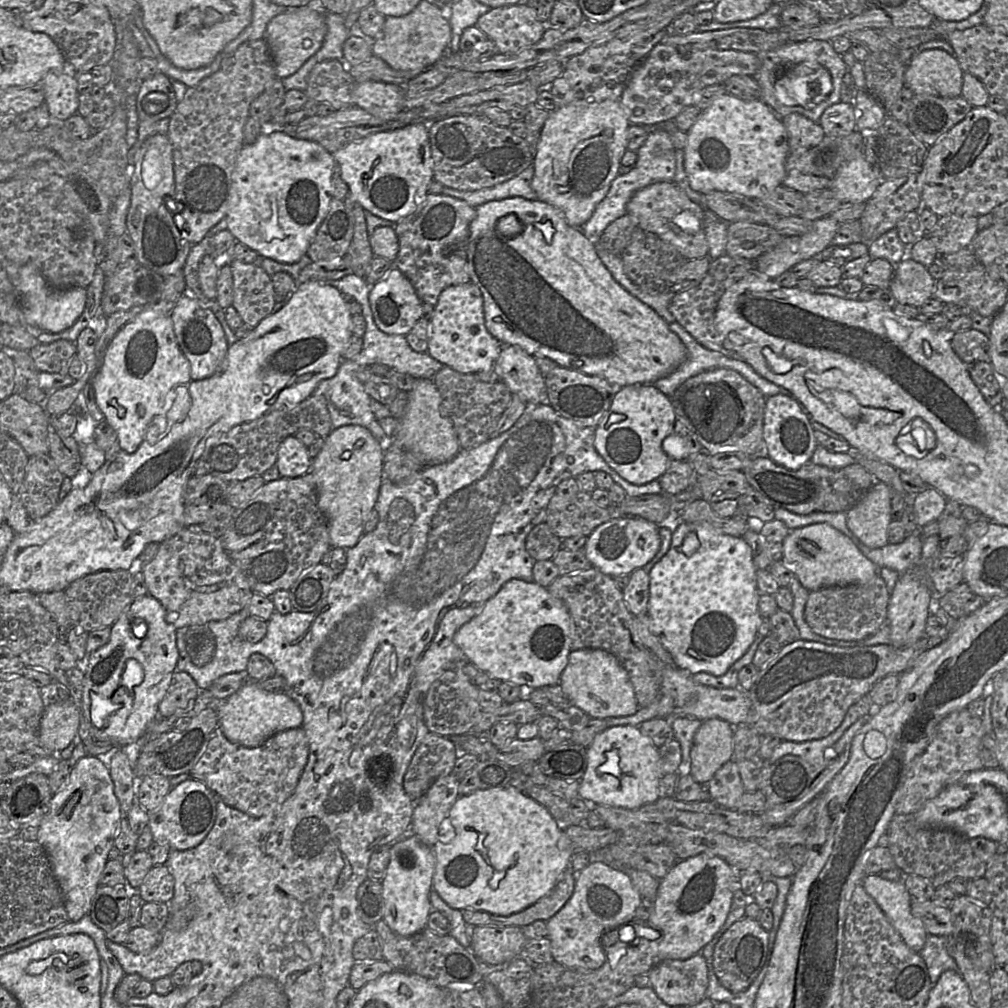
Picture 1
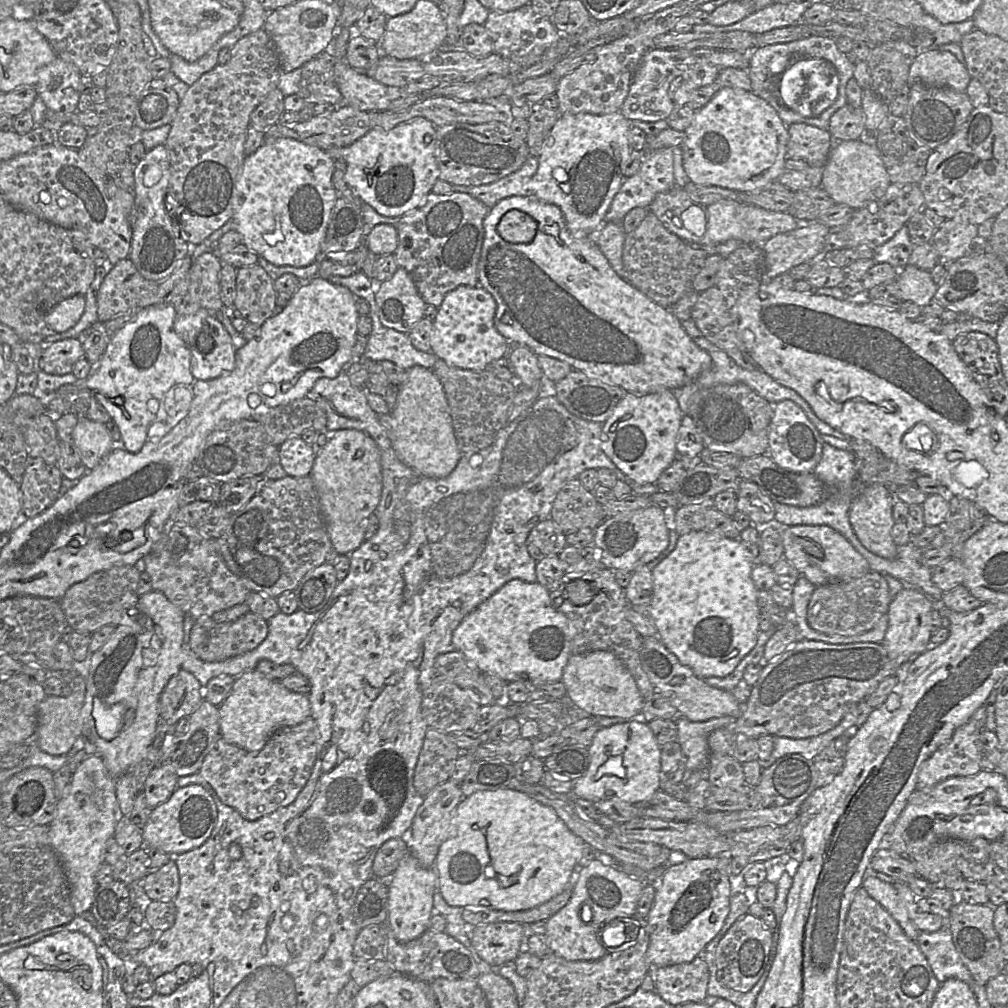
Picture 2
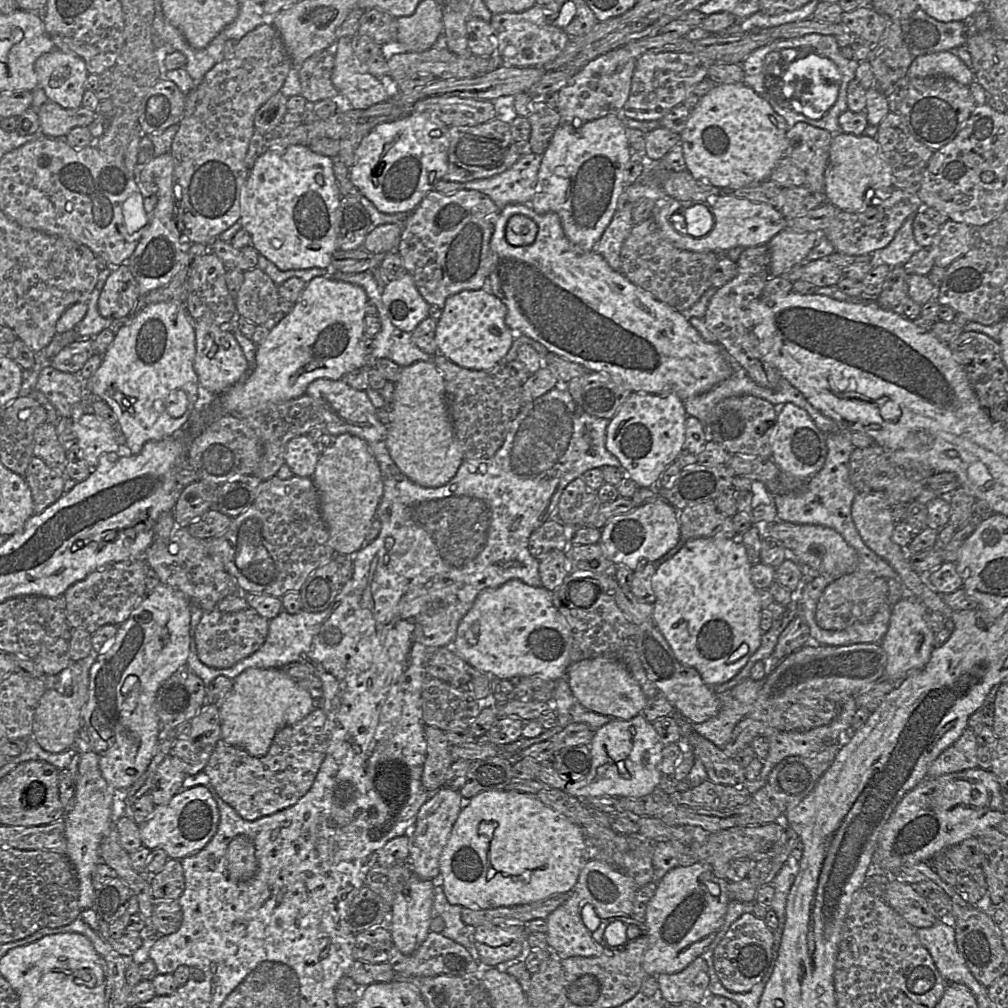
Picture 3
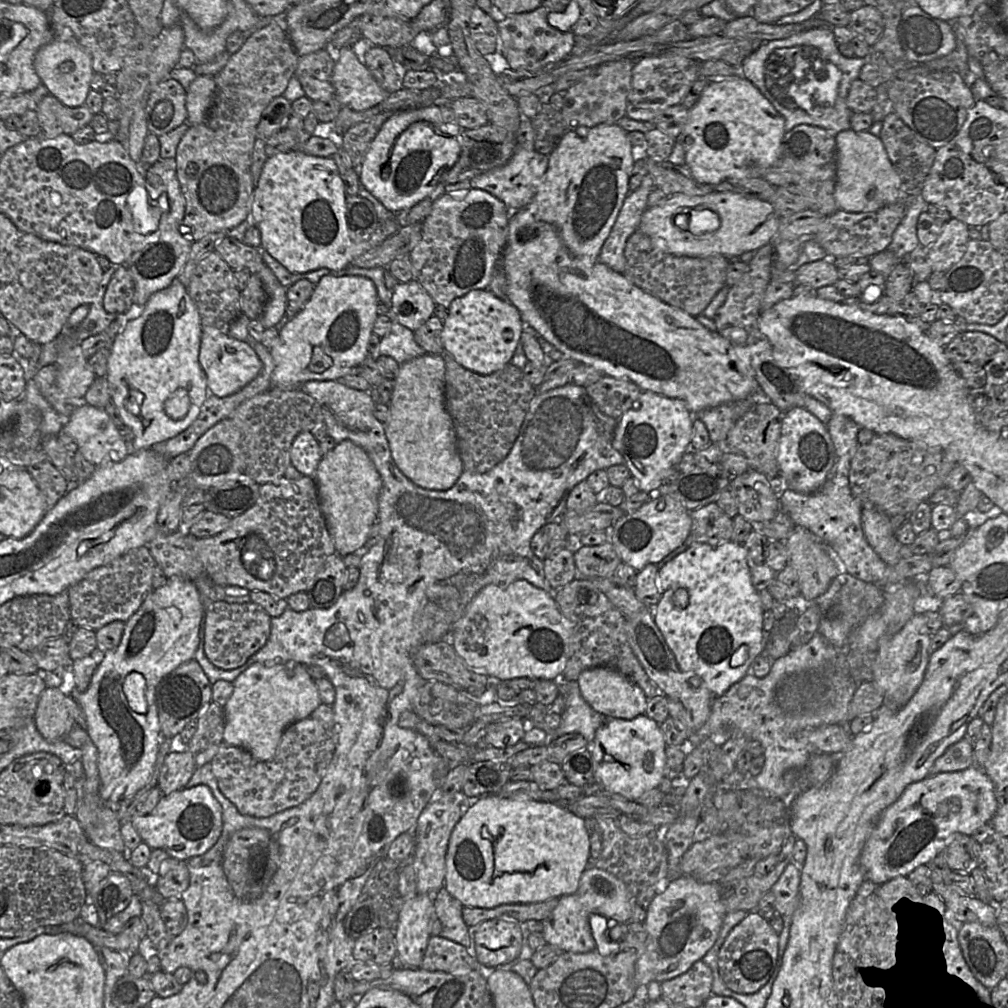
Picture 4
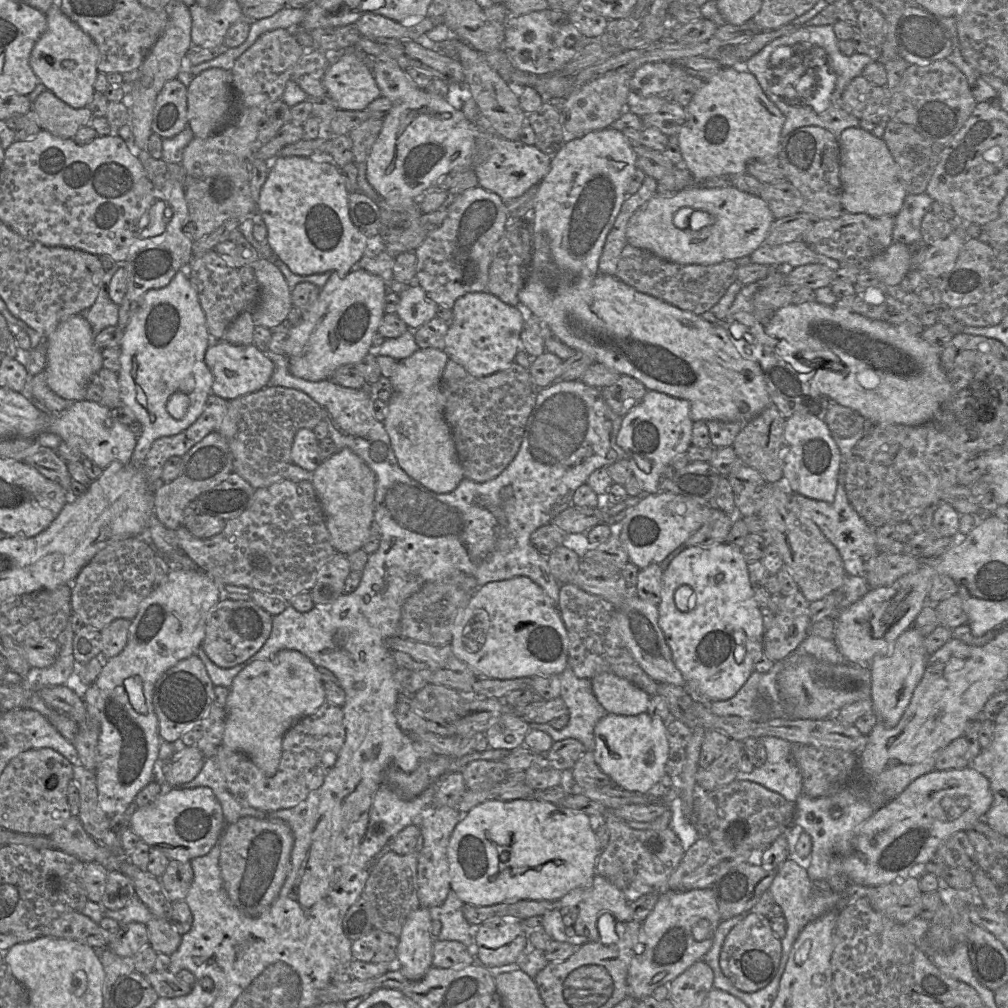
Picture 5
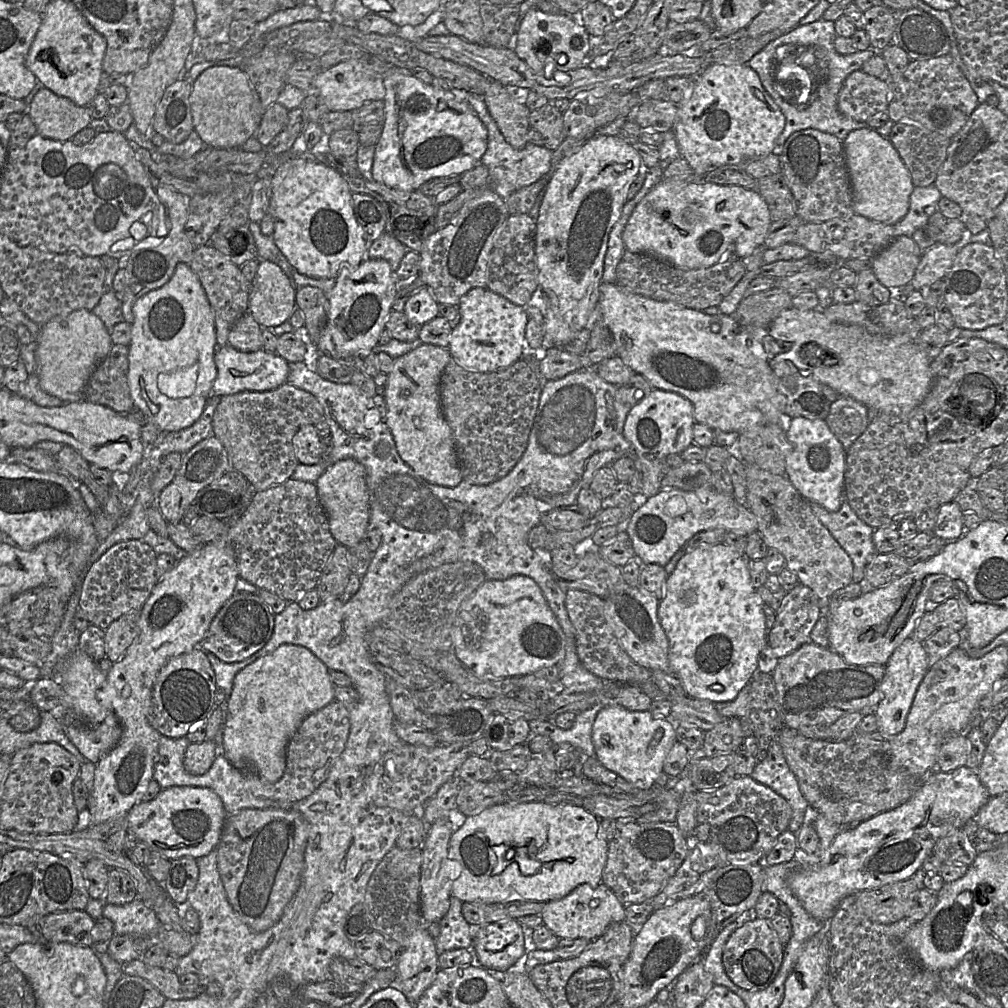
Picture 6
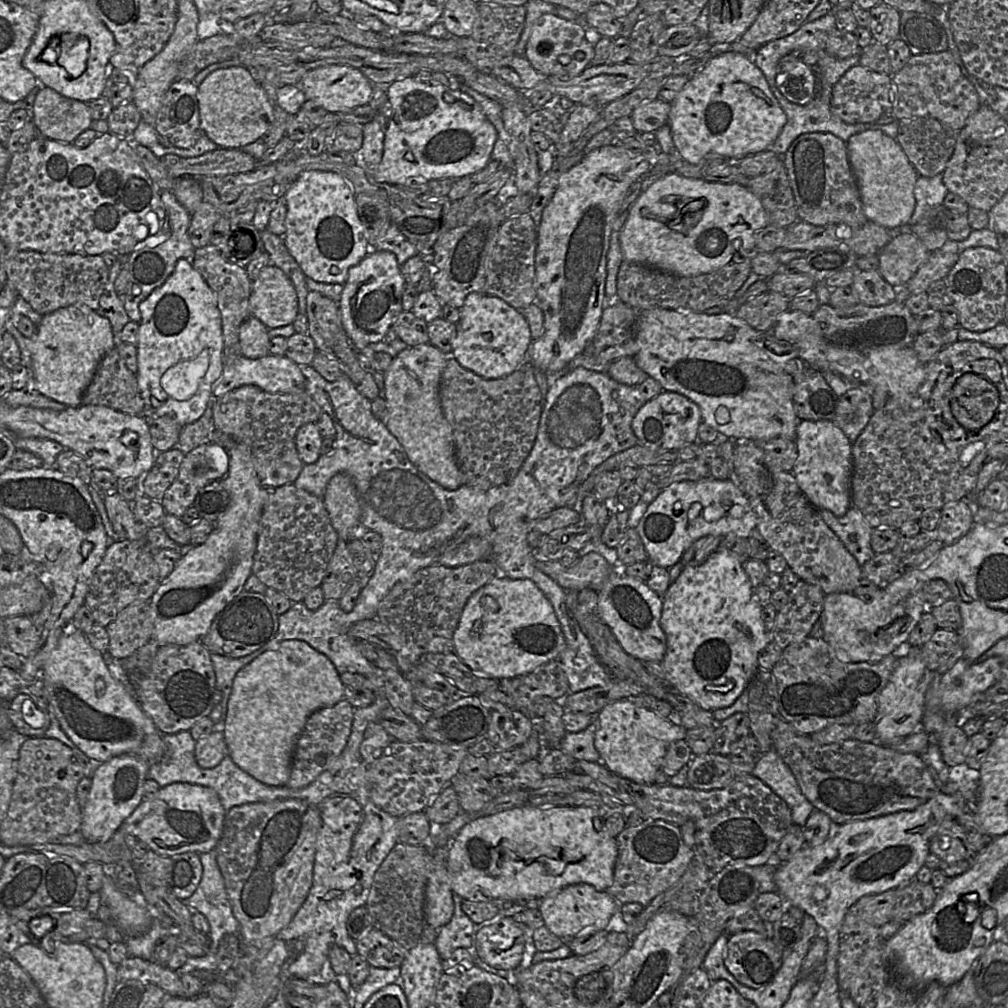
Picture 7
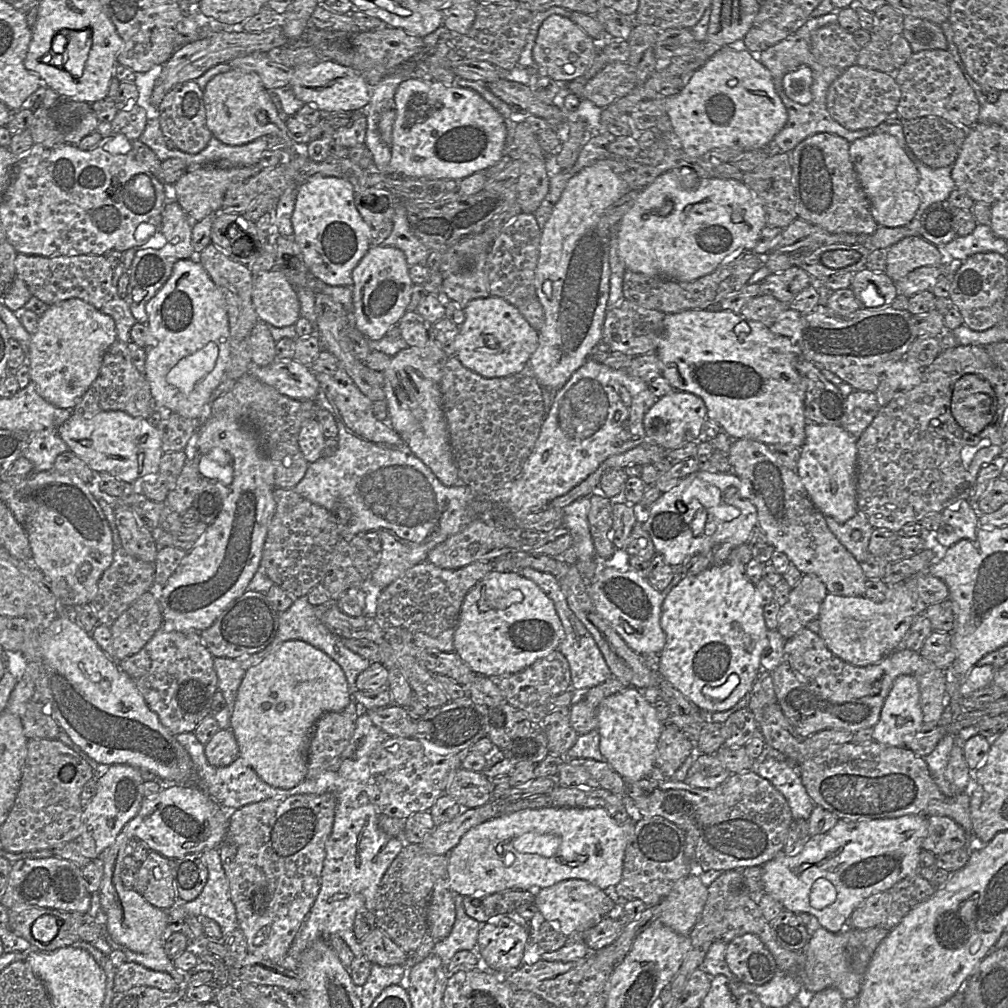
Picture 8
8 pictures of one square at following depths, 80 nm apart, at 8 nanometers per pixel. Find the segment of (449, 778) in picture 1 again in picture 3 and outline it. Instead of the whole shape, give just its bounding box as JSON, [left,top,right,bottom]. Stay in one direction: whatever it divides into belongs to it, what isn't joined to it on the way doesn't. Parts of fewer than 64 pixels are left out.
[405,787,463,879]

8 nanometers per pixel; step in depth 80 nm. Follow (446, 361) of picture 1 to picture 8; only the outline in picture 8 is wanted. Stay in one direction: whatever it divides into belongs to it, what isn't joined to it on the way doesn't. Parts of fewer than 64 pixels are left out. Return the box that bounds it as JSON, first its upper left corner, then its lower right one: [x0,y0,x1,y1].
[455,296,539,378]

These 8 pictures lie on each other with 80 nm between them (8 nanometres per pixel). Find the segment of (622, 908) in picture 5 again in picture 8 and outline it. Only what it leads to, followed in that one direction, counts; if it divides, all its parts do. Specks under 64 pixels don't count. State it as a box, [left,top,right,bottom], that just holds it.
[535,879,614,938]

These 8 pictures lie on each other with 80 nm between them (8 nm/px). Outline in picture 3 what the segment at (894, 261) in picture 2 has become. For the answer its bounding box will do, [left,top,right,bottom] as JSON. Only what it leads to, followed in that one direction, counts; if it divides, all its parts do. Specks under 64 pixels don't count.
[871,213,920,269]

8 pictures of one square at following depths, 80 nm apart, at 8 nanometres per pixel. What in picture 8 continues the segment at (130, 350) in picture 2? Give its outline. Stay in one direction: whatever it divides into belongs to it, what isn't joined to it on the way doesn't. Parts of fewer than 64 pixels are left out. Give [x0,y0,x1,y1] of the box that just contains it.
[144,255,230,419]

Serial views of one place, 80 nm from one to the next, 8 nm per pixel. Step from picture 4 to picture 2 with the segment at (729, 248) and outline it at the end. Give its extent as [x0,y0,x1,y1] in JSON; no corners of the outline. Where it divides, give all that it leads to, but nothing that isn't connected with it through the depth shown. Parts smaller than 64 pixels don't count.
[684,199,799,255]

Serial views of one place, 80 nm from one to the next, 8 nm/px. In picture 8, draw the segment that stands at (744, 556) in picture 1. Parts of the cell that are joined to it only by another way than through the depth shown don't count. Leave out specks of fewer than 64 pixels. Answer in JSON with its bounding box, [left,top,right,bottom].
[658,562,769,714]

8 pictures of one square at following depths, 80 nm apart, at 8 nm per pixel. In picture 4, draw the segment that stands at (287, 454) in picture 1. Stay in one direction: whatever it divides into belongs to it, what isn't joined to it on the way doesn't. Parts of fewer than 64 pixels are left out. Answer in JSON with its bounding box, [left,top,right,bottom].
[290,431,321,477]

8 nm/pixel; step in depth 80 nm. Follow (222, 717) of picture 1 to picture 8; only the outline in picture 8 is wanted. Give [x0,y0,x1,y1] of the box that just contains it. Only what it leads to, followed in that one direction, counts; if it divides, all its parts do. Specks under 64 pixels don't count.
[230,640,352,789]

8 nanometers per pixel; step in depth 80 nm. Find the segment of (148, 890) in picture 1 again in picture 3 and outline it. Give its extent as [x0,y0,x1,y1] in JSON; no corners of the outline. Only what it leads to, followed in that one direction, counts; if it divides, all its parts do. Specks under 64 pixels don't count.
[149,858,185,901]

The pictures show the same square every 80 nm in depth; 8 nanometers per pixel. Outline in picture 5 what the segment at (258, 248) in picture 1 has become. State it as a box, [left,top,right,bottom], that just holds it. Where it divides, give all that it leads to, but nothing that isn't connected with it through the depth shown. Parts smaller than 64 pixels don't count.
[257,156,368,276]

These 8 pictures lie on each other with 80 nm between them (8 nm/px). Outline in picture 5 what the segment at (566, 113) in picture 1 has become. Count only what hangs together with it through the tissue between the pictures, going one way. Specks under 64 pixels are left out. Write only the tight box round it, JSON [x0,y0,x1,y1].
[524,127,636,277]

